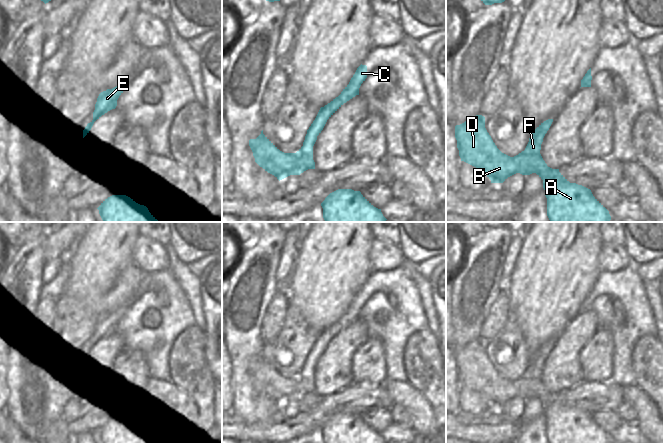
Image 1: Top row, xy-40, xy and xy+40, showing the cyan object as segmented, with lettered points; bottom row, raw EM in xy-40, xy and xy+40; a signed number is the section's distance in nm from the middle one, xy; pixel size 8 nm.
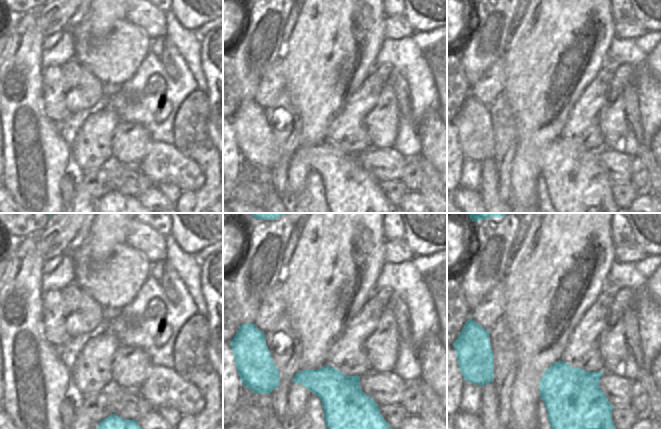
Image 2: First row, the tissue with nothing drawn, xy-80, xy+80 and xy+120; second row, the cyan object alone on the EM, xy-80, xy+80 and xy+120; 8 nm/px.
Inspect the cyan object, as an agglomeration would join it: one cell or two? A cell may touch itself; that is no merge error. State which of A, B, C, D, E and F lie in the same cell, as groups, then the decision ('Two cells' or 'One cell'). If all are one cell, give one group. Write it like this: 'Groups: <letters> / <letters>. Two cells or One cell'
Groups: A B C D E F. One cell.

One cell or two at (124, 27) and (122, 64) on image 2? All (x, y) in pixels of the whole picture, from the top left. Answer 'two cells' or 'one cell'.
one cell

